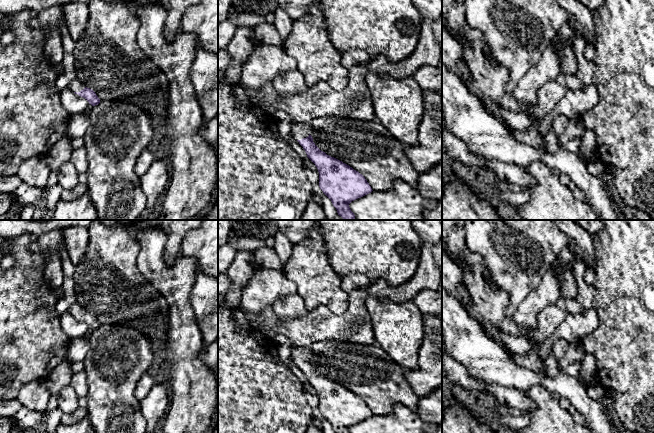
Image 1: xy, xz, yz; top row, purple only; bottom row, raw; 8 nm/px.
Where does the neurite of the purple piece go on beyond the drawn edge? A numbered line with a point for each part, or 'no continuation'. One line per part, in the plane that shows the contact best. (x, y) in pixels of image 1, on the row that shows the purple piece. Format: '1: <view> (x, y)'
1: xz (300, 130)

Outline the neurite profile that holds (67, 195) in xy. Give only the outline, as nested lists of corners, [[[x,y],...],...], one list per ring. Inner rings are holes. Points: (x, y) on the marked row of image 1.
[[[78,183],[73,190],[65,190],[63,189],[60,200],[63,201],[72,201],[83,195],[87,192],[88,186],[87,183]]]

